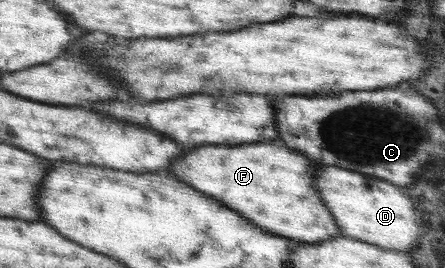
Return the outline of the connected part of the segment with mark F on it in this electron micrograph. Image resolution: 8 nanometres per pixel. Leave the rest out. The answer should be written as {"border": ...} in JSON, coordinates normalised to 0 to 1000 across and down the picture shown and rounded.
{"border":[[[613,519],[551,545],[456,545],[402,582],[373,634],[440,713],[483,735],[587,854],[685,910],[769,881],[739,772],[710,709],[703,657],[717,608],[647,552],[631,519]]]}

